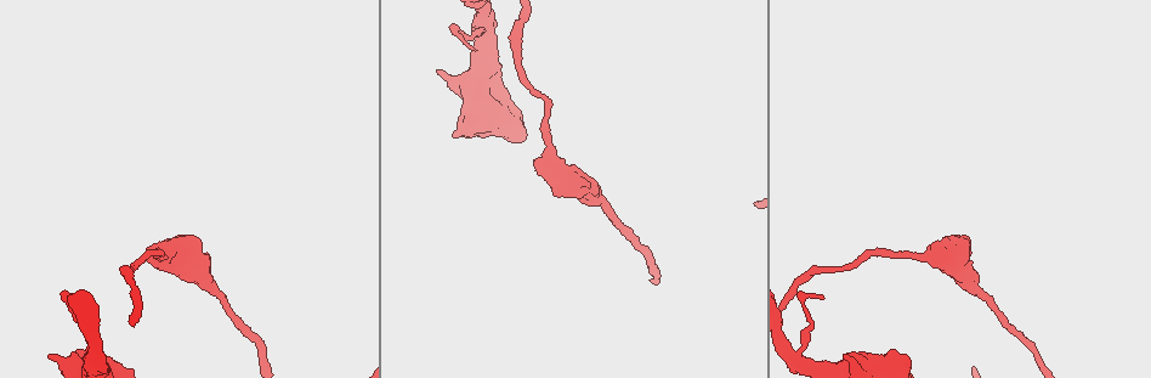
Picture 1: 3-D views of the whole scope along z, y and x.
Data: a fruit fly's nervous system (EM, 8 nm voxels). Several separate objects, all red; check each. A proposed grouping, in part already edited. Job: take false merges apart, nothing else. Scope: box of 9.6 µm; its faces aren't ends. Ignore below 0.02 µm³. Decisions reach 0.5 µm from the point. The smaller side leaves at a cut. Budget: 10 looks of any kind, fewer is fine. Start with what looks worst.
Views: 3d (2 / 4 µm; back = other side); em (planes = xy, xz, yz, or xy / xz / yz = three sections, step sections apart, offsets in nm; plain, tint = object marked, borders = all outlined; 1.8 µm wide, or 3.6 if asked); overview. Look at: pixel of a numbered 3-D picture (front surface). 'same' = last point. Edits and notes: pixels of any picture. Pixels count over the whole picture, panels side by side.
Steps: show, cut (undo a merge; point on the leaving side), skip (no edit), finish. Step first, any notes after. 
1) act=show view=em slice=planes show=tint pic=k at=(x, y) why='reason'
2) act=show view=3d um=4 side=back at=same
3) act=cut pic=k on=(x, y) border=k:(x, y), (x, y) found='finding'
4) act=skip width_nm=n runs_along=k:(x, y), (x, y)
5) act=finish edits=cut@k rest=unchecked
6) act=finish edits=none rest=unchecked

act=show view=3d um=4 side=back pic=1 at=(940, 256)

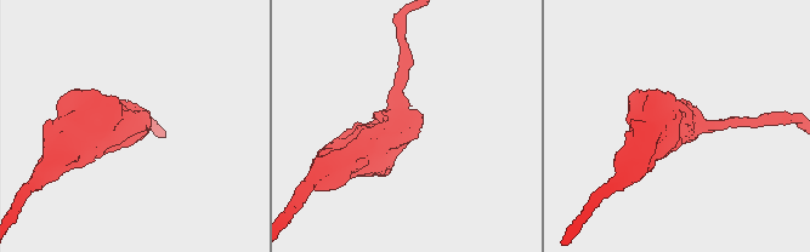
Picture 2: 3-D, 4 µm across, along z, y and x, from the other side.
act=show view=em um=3.6 slice=planes show=plain pic=2 at=(392, 129)

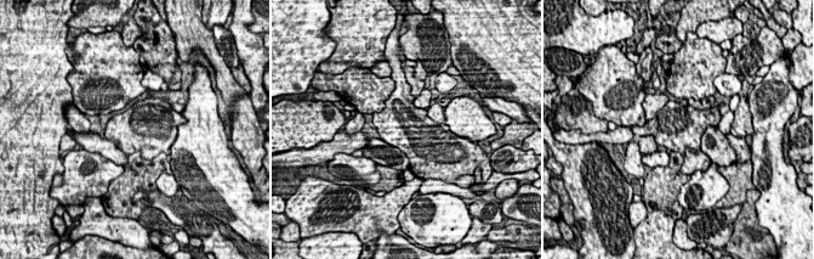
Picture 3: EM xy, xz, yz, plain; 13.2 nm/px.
act=show view=em um=3.6 slice=planes show=tint at=same why='where the object lies'

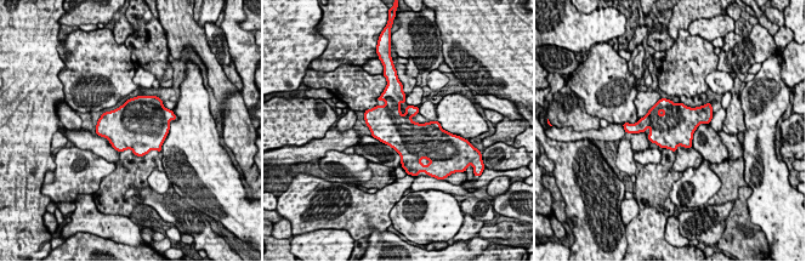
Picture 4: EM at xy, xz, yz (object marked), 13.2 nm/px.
act=skip found='one neuron here'

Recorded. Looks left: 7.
act=show view=3d um=2 side=back pic=1 at=(92, 360) why='branch point'

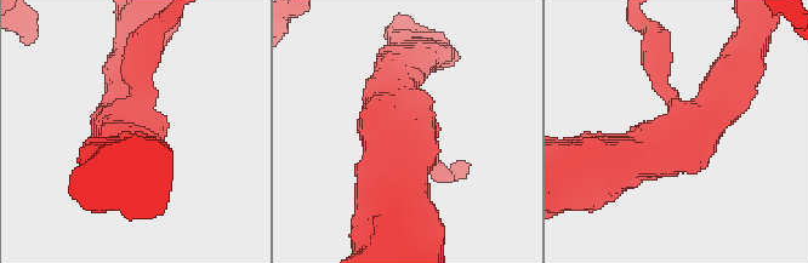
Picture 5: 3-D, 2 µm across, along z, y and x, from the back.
act=show view=em slice=planes show=tint pic=5 at=(404, 131) arms=3 arm_widths_nm=200,300,480 why='shape alone is not enough'

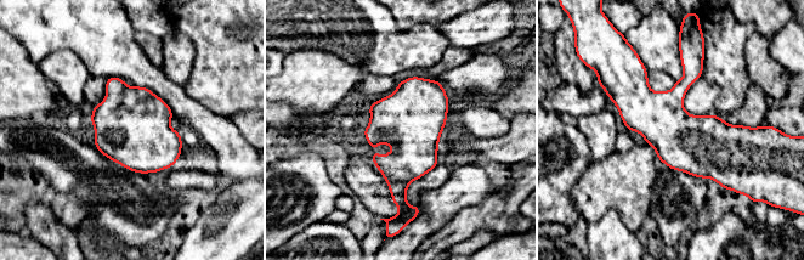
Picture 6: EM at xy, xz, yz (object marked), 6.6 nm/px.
act=skip found='all the same neuron'

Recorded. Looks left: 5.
act=show view=3d um=4 pic=1 at=(468, 128) why='thick turns thin'

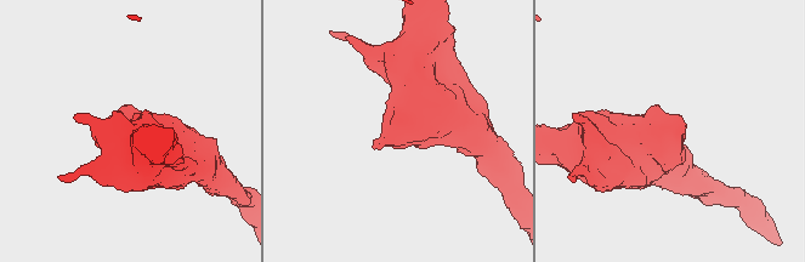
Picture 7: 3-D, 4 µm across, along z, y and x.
act=show view=em um=3.6 slice=planes show=plain pic=7 at=(665, 133)

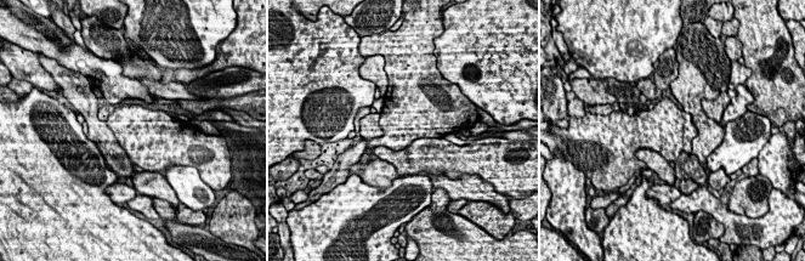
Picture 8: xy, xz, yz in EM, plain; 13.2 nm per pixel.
act=show view=em um=3.6 slice=planes show=borders at=same

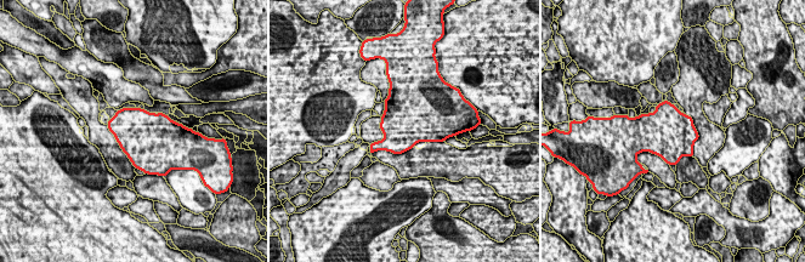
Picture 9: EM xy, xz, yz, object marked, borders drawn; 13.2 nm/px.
act=skip found='all the same neuron'

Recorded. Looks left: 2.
act=show view=em um=3.6 slice=planes show=tint pic=1 at=(981, 293) why='thick turns thin'

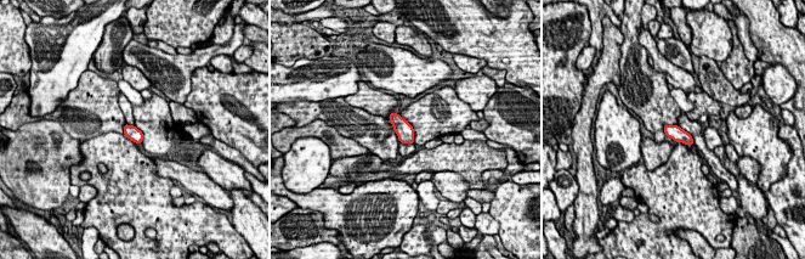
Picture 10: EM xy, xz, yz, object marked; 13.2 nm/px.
act=skip width_nm=180 found='one neuron here'

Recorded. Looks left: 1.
act=finish edits=none rest=unchecked

